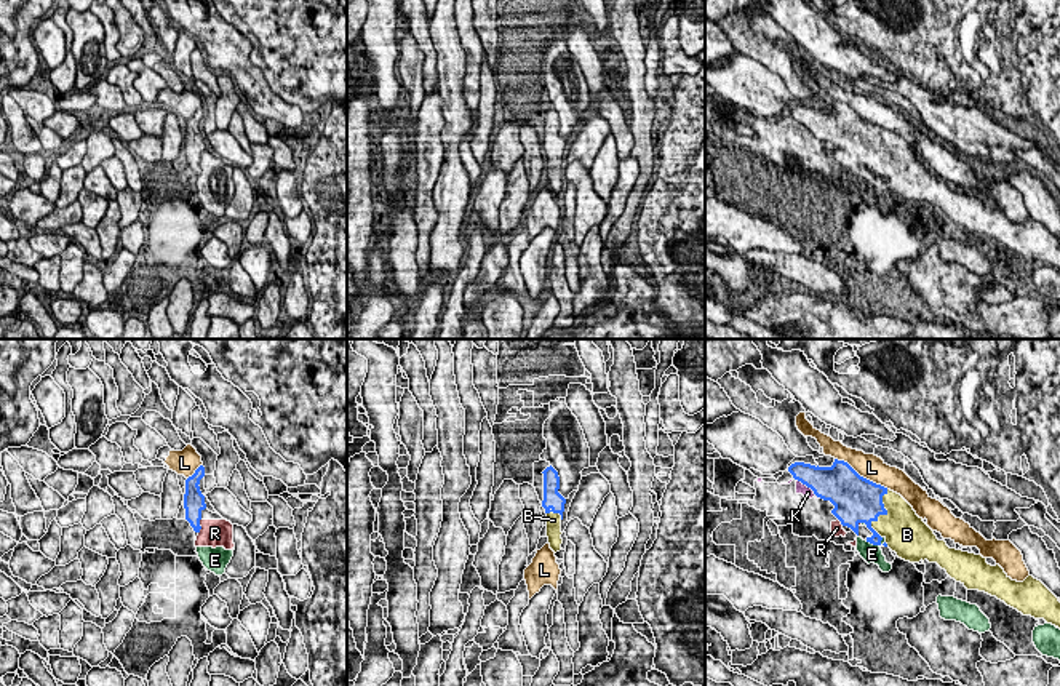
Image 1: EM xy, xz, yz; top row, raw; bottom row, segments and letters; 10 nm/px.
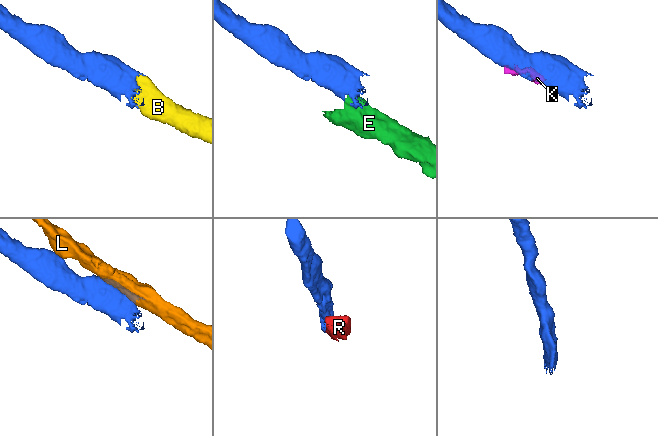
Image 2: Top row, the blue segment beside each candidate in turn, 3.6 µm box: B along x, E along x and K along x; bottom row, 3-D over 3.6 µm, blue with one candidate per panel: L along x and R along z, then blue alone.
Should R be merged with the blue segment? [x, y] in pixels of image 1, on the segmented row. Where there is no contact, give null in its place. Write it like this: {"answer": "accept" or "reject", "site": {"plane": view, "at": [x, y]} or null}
{"answer": "reject", "site": {"plane": "xy", "at": [200, 526]}}

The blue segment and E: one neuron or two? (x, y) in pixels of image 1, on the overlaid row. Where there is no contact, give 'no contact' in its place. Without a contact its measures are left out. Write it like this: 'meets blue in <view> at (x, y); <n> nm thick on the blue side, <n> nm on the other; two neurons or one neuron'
meets blue in yz at (875, 544); 120 nm thick on the blue side, 190 nm on the other; two neurons

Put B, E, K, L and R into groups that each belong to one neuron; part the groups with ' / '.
B / E K R / L

